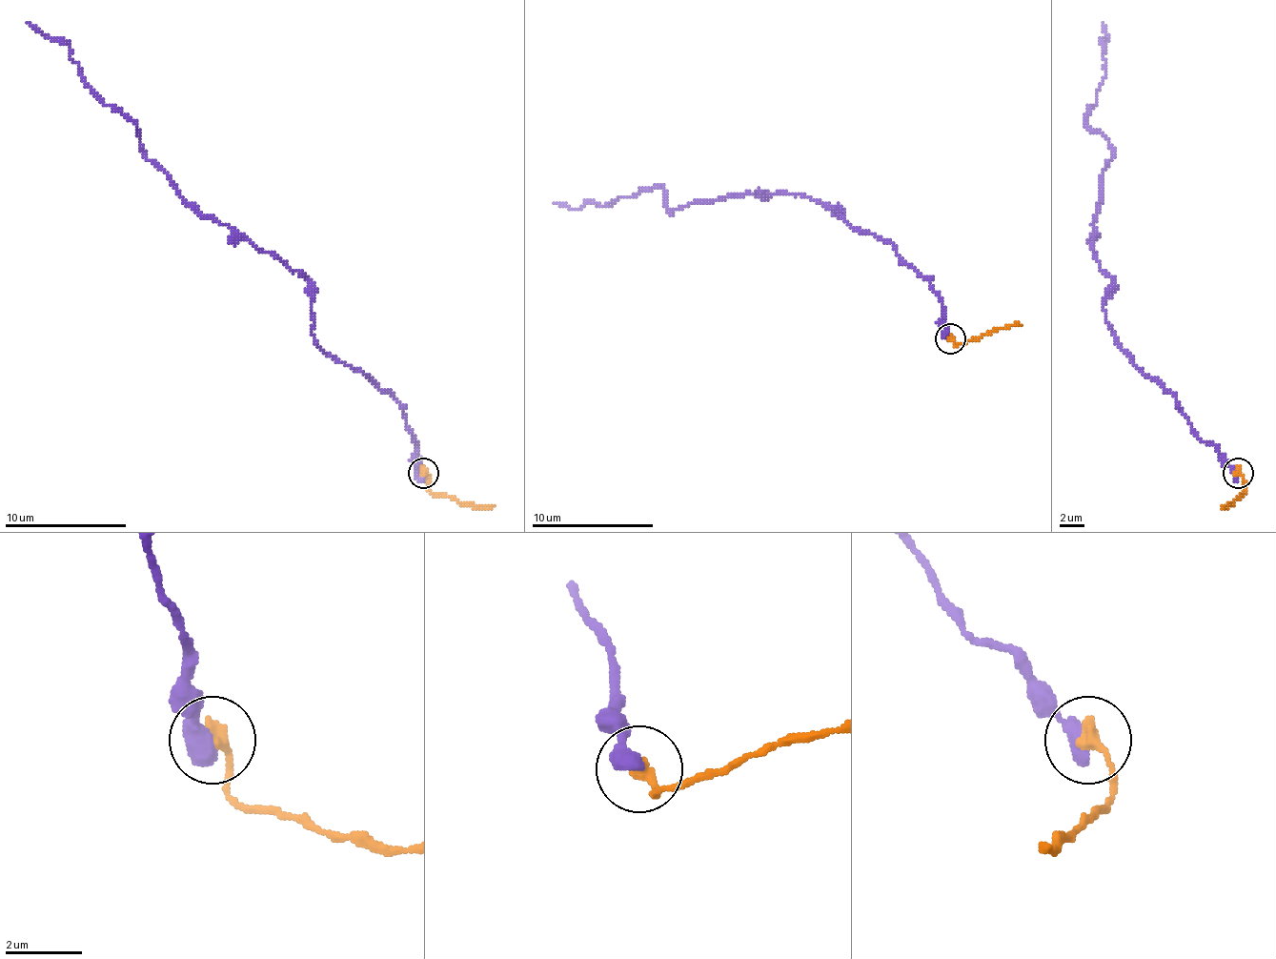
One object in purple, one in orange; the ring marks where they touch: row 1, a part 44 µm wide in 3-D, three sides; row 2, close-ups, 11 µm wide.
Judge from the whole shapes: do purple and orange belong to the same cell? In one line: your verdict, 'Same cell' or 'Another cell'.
Same cell

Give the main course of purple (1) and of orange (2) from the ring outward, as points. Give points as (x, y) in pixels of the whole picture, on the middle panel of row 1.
1: (951, 337), (929, 282), (838, 203), (731, 193), (670, 212), (663, 188), (554, 203)
2: (951, 337), (957, 347), (1000, 328), (1022, 325)

